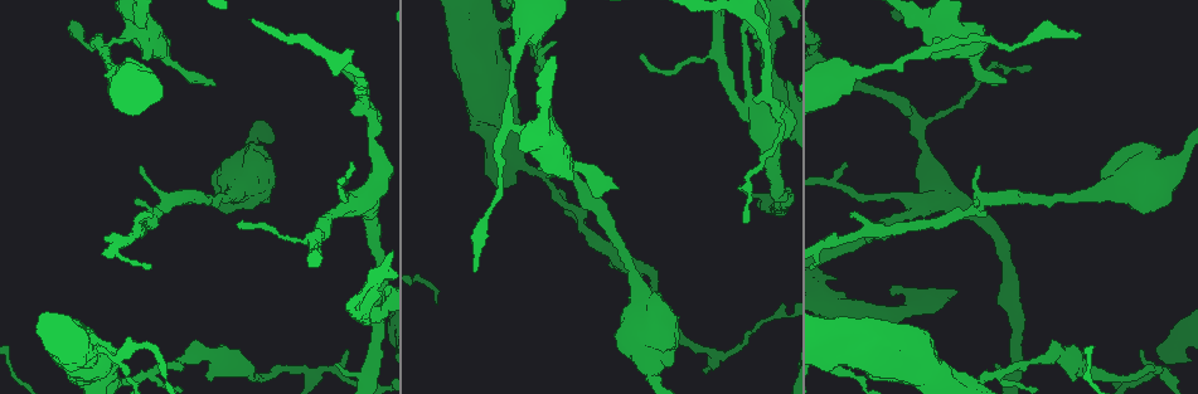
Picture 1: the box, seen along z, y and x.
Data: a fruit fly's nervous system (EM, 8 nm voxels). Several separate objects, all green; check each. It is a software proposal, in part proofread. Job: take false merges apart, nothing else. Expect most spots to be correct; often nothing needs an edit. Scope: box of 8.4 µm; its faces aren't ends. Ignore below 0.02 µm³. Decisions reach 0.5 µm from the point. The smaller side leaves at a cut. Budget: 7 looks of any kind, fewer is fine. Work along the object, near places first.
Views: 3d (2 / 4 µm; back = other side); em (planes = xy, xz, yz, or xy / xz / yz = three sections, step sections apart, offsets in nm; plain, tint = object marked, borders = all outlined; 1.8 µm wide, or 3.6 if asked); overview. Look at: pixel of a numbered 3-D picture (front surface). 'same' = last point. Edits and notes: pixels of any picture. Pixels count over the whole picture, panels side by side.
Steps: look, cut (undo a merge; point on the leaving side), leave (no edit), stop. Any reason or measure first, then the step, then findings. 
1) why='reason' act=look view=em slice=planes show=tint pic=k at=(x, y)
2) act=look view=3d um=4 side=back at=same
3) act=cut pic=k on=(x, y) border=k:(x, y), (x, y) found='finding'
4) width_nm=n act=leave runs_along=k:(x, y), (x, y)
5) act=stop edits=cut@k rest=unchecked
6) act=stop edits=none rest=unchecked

act=look view=3d um=2 pic=1 at=(824, 243)

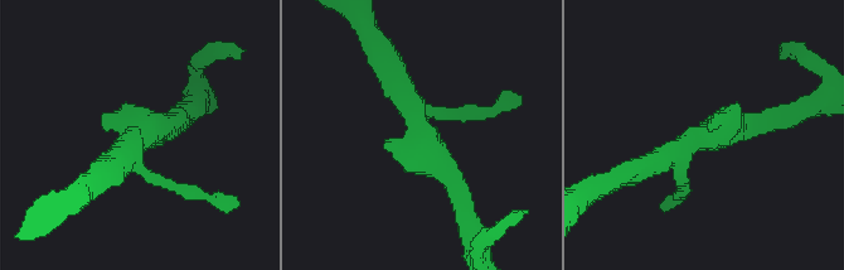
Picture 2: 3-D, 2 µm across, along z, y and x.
why='shape alone is not enough' act=look view=em slice=xz step=16 show=tint pic=2 at=(426, 138)

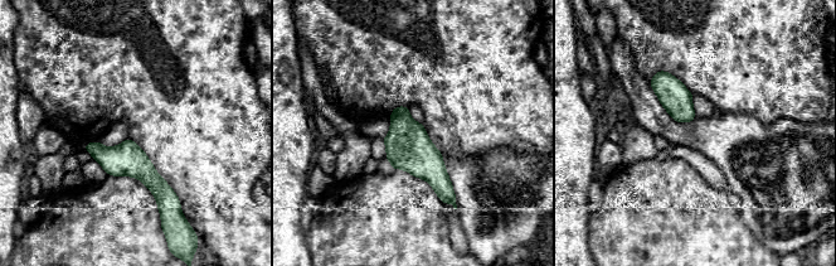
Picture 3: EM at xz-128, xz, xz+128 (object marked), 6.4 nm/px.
why='another direction' act=look view=em slice=planes show=tint at=same

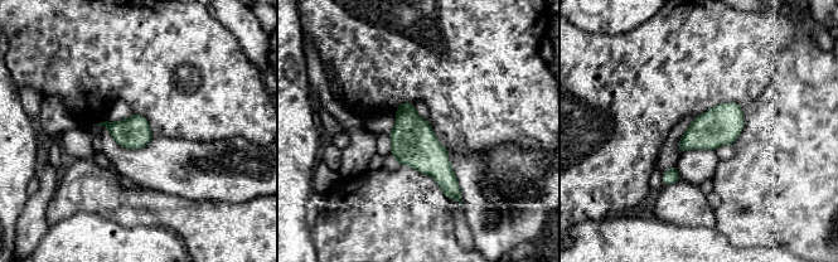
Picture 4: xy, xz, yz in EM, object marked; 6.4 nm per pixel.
act=leave found='all the same cell'

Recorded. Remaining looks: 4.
why='thick turns thin' act=look view=em um=3.6 slice=planes show=plain pic=1 at=(521, 40)

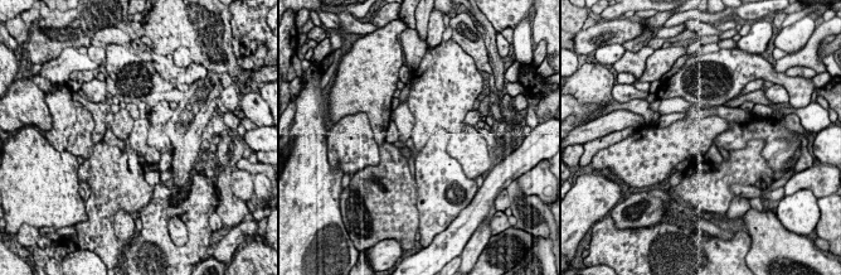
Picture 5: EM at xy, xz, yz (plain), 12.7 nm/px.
act=look view=em um=3.6 slice=planes show=tint at=same

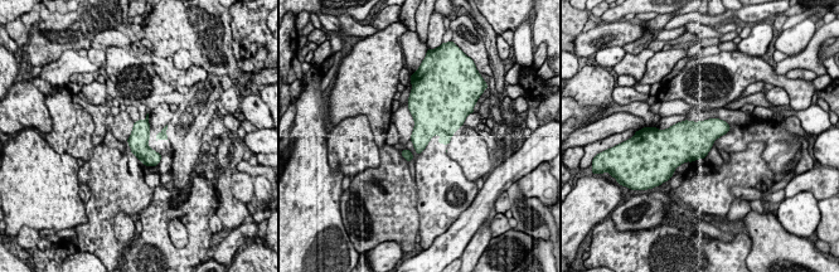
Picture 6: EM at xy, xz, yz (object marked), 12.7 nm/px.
act=leave found='all the same cell'

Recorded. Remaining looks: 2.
why='arms part here' act=look view=3d um=4 pic=1 at=(855, 86)

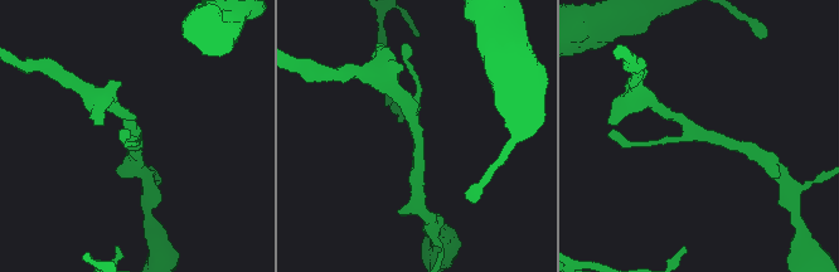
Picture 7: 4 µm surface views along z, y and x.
arms=3 why='shape alone is not enough' act=look view=em slice=xy step=4 show=tint pic=7 at=(696, 132)

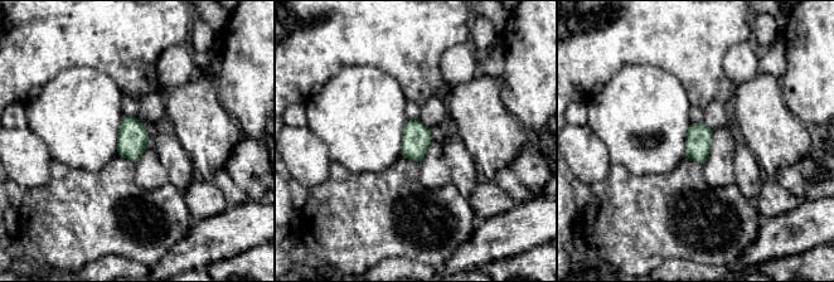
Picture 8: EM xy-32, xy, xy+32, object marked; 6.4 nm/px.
width_nm=160 act=leave found='continuous, no second cell'

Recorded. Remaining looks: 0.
act=stop edits=none rest=unchecked

